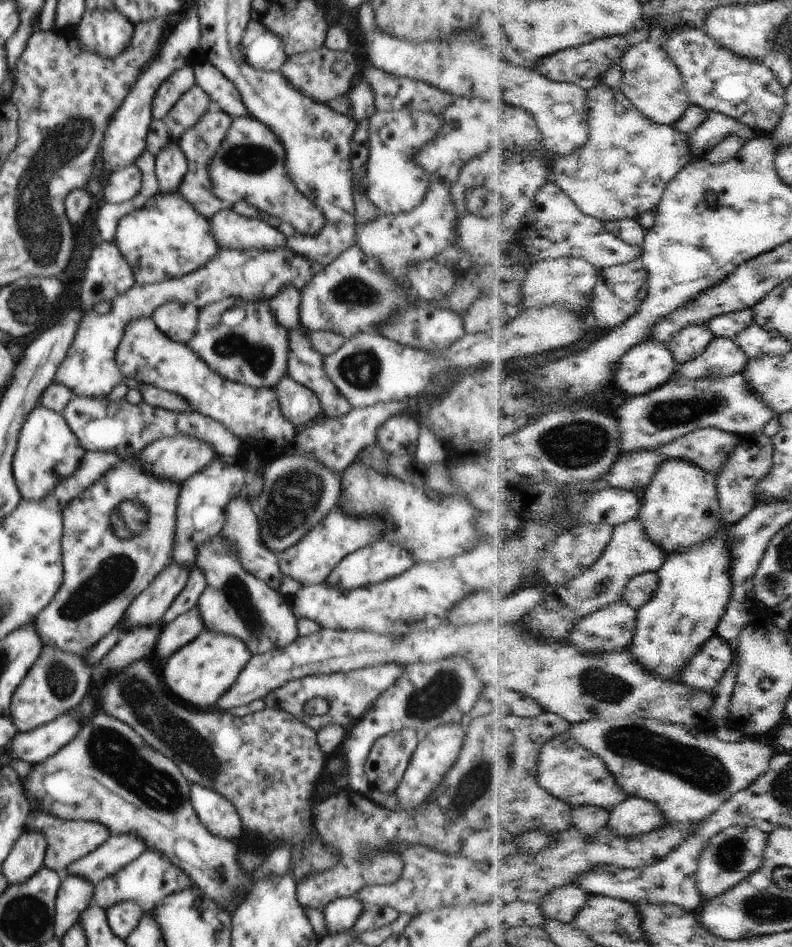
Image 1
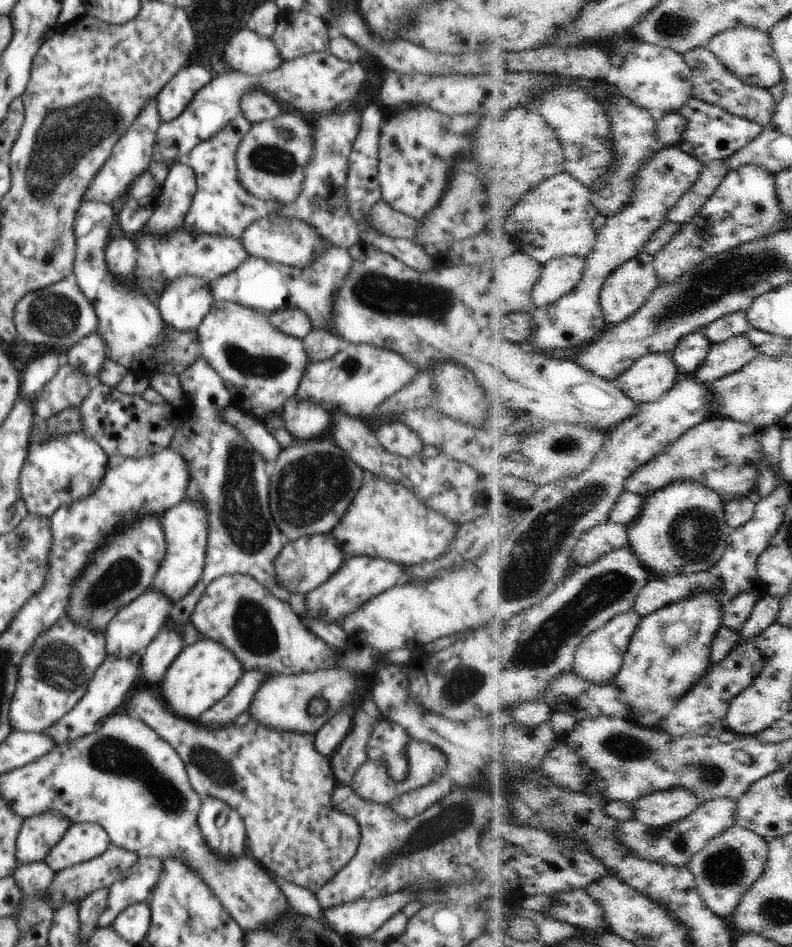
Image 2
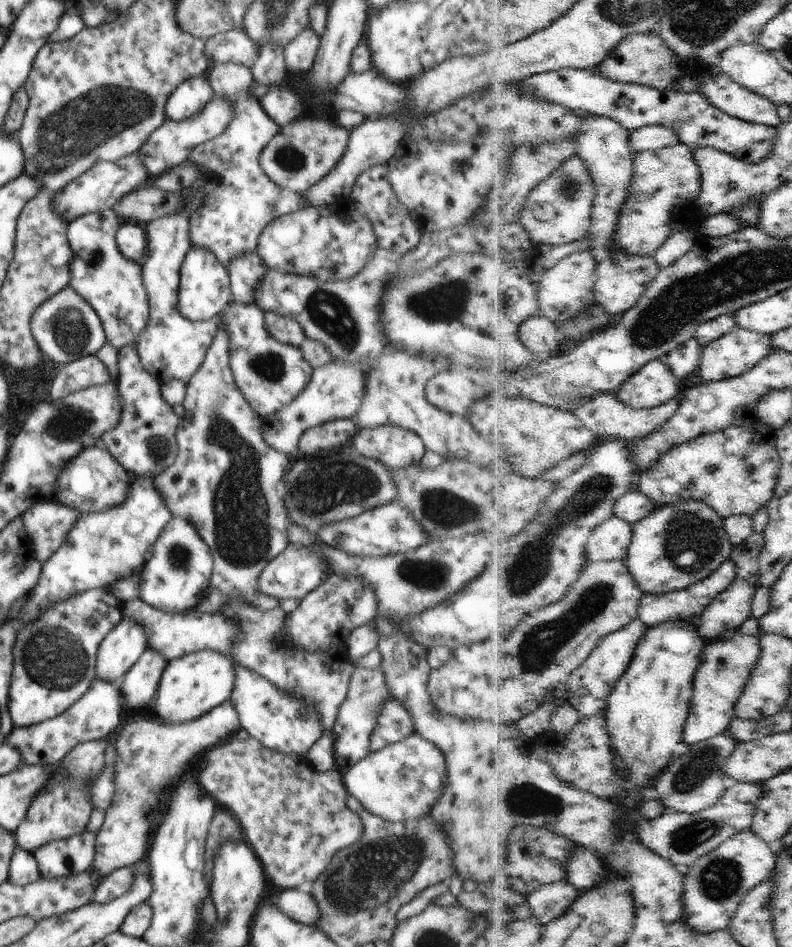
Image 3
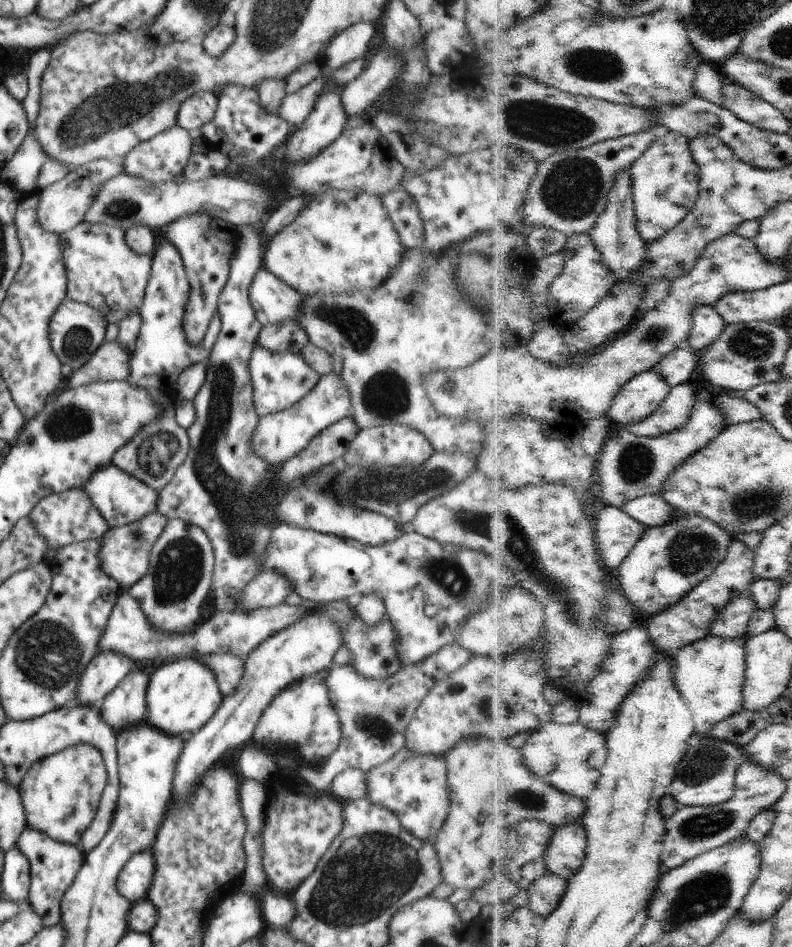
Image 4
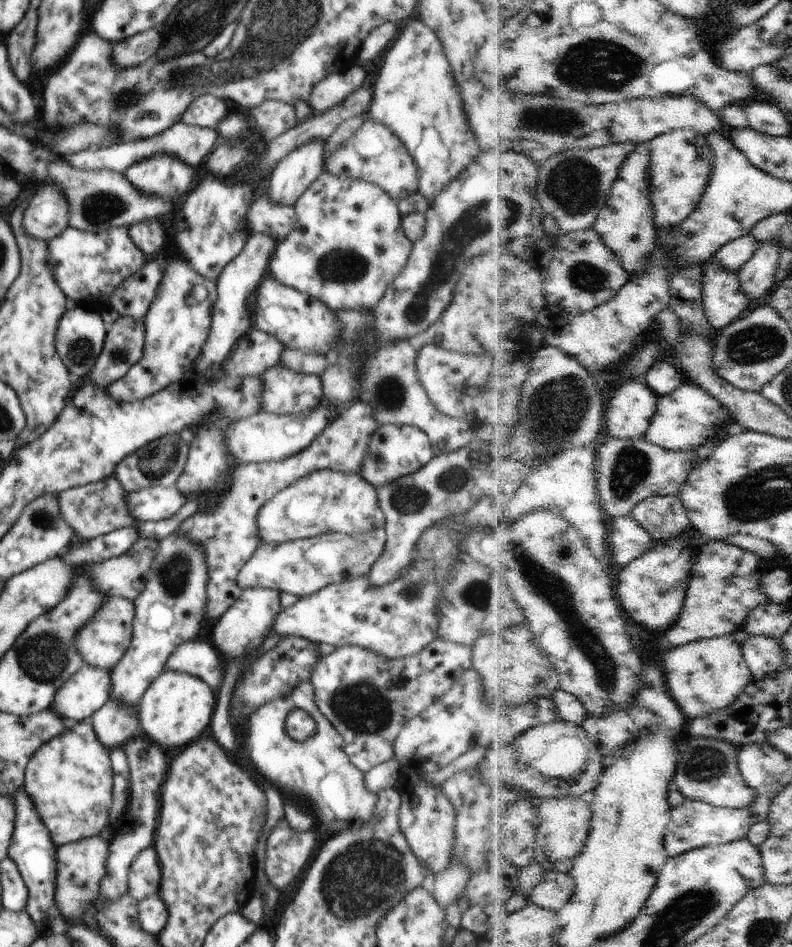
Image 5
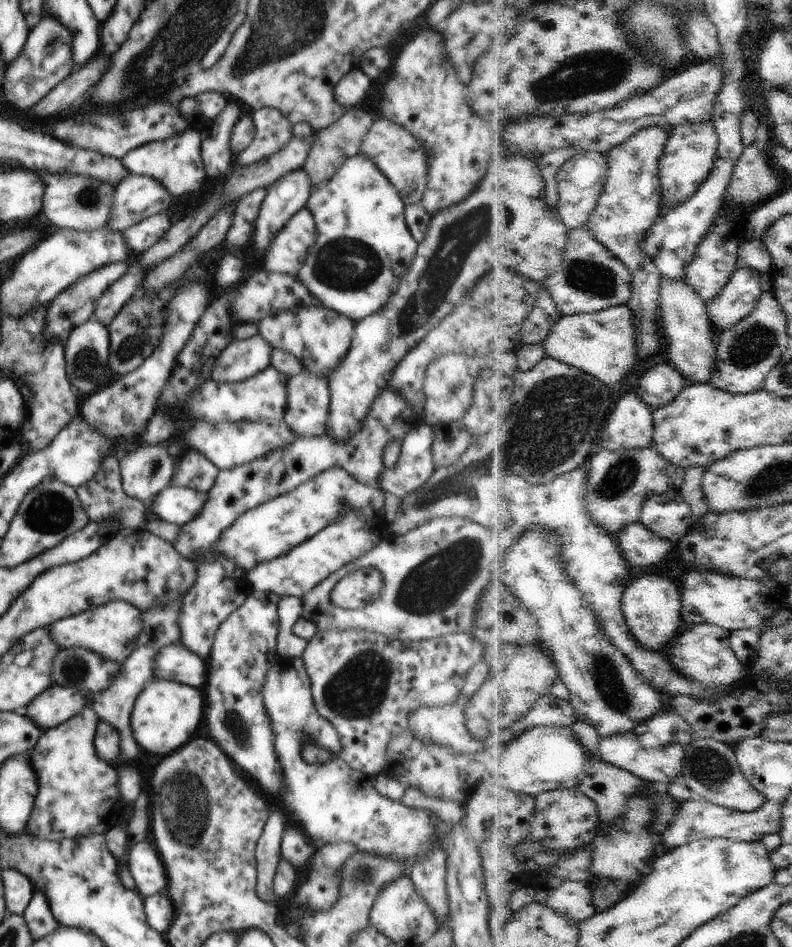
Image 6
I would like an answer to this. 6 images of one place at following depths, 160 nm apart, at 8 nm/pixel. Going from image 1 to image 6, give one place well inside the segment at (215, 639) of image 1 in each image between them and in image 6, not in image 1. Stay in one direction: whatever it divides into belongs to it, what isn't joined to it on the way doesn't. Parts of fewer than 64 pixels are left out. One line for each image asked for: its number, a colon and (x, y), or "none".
2: (203, 673)
3: (190, 686)
4: (182, 695)
5: (173, 712)
6: (166, 714)

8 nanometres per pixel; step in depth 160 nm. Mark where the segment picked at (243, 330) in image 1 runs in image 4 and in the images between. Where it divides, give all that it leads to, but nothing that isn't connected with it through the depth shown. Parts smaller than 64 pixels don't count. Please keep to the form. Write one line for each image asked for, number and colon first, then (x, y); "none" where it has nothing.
2: (262, 367)
3: (270, 374)
4: (279, 380)

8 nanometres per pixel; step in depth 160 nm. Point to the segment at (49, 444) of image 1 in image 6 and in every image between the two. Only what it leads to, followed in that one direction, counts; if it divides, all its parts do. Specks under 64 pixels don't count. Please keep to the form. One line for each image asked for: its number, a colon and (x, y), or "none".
2: (58, 471)
3: (93, 481)
4: (121, 499)
5: (156, 503)
6: (180, 505)

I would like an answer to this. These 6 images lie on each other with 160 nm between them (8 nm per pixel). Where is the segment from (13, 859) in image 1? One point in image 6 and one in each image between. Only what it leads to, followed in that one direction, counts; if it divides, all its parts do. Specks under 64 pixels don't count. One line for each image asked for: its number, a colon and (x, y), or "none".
2: (39, 833)
3: (63, 809)
4: (61, 793)
5: (69, 778)
6: (78, 794)

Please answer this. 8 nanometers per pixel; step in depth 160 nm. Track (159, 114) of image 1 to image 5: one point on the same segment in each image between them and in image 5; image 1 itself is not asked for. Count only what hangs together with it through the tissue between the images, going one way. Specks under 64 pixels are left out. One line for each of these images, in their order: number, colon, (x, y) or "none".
2: (179, 92)
3: (193, 95)
4: (199, 109)
5: (206, 110)

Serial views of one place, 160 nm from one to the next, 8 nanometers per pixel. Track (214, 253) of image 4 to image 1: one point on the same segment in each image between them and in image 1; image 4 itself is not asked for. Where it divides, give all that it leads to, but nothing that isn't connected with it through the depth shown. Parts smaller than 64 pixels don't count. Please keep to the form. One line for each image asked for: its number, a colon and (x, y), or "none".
1: (179, 322)
2: (185, 302)
3: (205, 289)

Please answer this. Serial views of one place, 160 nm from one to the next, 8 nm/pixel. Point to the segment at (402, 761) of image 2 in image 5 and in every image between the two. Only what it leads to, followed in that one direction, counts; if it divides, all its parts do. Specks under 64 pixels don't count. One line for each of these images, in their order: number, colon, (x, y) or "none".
3: (394, 722)
4: (374, 714)
5: (368, 698)

